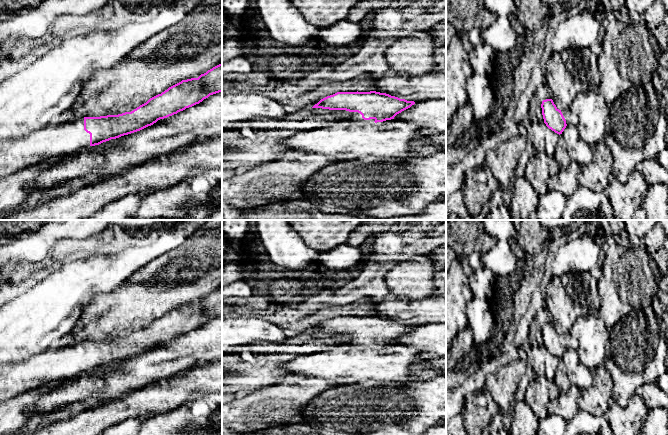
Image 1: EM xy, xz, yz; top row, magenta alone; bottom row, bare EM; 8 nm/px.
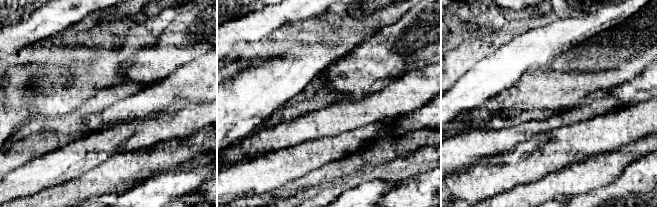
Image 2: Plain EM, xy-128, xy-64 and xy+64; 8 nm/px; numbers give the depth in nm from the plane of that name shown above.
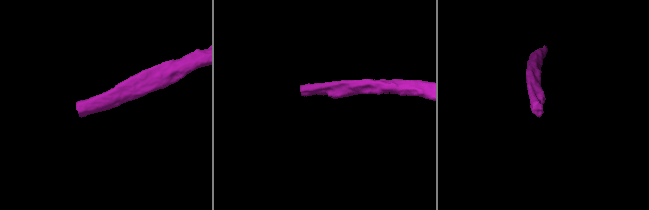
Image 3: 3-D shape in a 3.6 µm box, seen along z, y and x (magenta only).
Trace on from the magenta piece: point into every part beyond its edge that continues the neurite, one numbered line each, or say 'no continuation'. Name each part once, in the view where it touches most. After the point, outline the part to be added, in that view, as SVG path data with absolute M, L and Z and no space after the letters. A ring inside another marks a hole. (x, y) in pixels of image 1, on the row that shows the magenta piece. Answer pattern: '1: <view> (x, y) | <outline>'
1: xy (61, 137) | M84 118L55 122L21 139L0 144L0 178L86 147L90 147L90 134L84 130Z

